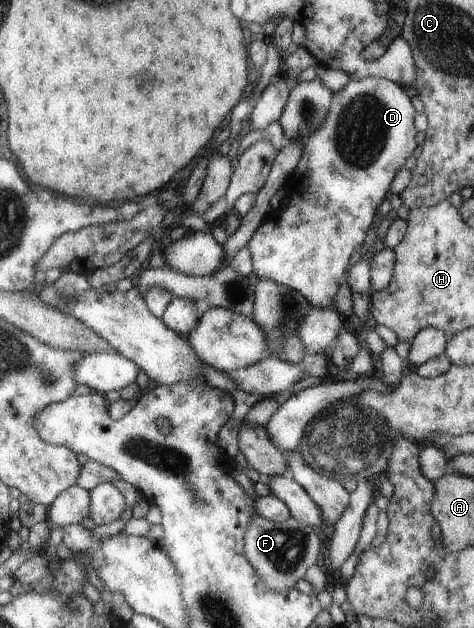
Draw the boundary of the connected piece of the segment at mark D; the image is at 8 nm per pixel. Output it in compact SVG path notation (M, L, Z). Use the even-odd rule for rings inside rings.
M365 77L361 80L349 80L349 82L337 92L332 92L332 98L330 98L330 104L328 104L328 110L326 110L324 120L322 120L312 132L304 135L300 160L298 160L298 164L294 166L294 174L300 174L300 178L302 178L302 190L290 198L290 204L286 205L286 208L282 210L282 214L280 214L276 220L272 220L272 222L266 220L266 222L262 222L262 224L254 230L252 238L250 238L245 245L246 248L248 248L248 252L250 252L252 276L254 279L258 277L266 278L266 280L272 280L272 282L276 282L277 284L288 286L288 288L300 292L300 295L304 296L311 306L322 306L322 308L334 306L333 299L342 281L342 274L344 274L344 270L346 270L346 266L348 266L349 258L352 256L355 248L362 244L366 232L371 228L378 207L384 200L384 197L390 194L389 186L394 175L403 167L405 160L417 152L417 144L414 140L416 136L413 124L414 113L415 110L412 104L410 104L408 94L406 94L398 84L394 84L388 80L382 80L382 78Z

